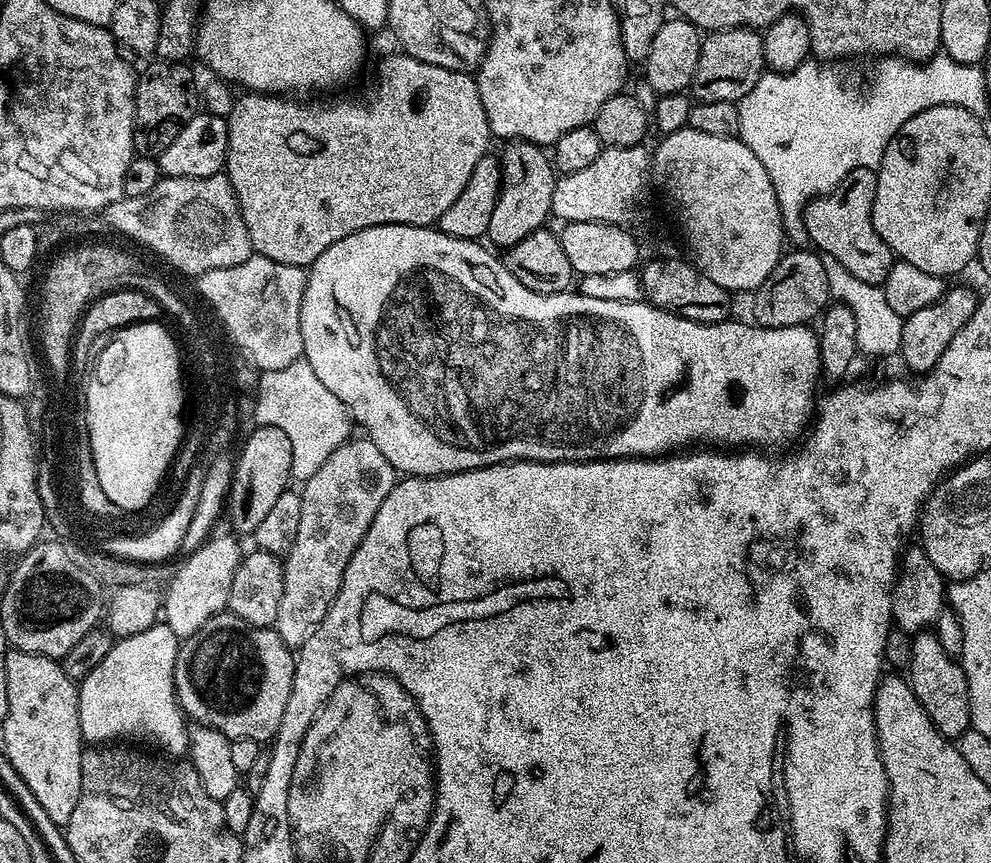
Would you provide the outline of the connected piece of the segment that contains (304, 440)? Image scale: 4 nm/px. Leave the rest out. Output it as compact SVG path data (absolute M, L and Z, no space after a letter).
M306 359L295 360L282 370L270 370L259 377L260 385L256 388L256 421L257 425L266 428L277 428L290 438L292 451L291 479L297 482L308 480L342 446L344 441L353 435L354 421L350 410L322 386L318 374Z

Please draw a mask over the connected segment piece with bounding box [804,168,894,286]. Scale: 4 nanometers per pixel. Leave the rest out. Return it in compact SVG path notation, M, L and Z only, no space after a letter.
M855 168L850 170L850 174L846 174L846 178L842 178L842 182L838 182L836 189L828 192L825 196L816 197L804 207L804 236L807 239L812 239L817 244L815 247L827 259L842 262L842 266L846 266L846 270L850 270L850 274L854 274L854 278L862 278L862 282L880 286L883 285L886 274L890 274L894 257L884 239L878 234L878 230L874 230L872 207L875 193L876 174L873 169Z

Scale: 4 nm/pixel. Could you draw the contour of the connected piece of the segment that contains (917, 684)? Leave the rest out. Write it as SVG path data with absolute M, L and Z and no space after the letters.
M925 630L912 636L912 663L910 665L910 683L918 702L926 710L930 722L943 736L958 738L967 732L971 722L970 694L968 693L968 679L963 667L952 661L950 653L944 649L944 644L932 633Z

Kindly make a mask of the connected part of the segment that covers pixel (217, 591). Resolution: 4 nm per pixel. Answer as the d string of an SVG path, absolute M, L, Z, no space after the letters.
M213 535L197 552L187 553L183 557L184 565L181 568L177 567L172 573L172 580L166 586L166 591L162 596L162 620L163 623L170 626L170 630L174 630L177 638L187 638L194 635L202 626L206 626L206 622L210 622L210 618L219 616L227 609L230 586L234 582L236 567L240 565L242 559L239 544L241 541L235 535L227 535Z

